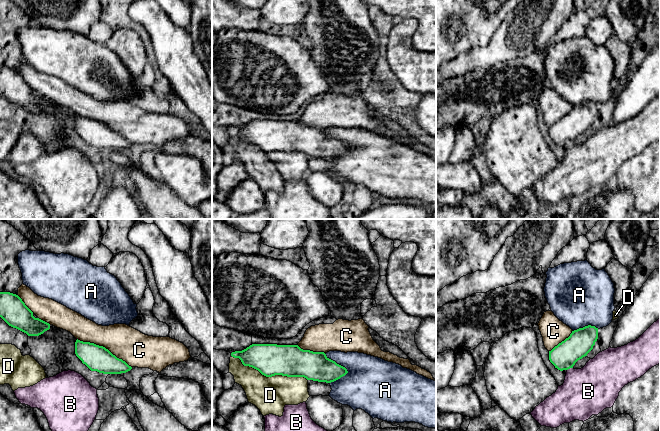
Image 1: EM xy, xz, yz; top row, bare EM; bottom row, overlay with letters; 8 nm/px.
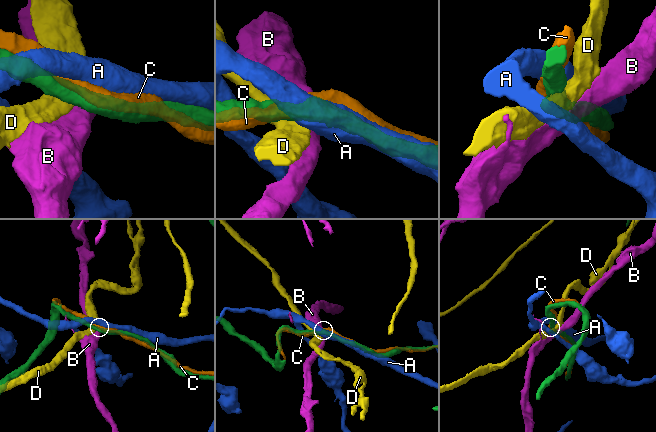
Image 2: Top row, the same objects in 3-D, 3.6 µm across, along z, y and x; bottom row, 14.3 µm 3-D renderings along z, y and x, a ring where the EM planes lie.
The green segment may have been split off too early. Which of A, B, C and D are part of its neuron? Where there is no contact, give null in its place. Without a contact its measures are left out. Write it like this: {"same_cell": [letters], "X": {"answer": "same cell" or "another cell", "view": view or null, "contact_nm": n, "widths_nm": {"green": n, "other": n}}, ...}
{"same_cell": ["C"], "A": {"answer": "another cell", "view": "xz", "contact_nm": 260, "widths_nm": {"green": 220, "other": 280}}, "B": {"answer": "another cell", "view": "yz", "contact_nm": 50, "widths_nm": {"green": 200, "other": 380}}, "C": {"answer": "same cell", "view": "xy", "contact_nm": 500, "widths_nm": {"green": 200, "other": 280}}, "D": {"answer": "another cell", "view": "xz", "contact_nm": 650, "widths_nm": {"green": 260, "other": 280}}}

